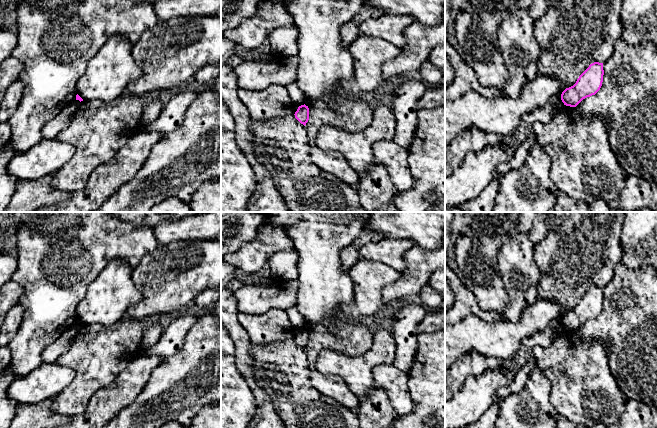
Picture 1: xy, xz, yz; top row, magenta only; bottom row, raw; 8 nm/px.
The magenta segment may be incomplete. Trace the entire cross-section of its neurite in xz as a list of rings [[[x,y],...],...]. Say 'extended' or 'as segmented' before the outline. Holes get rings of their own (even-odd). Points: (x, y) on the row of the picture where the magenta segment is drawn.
as segmented; [[[301,105],[298,107],[297,111],[295,112],[295,118],[304,126],[309,120],[309,108],[308,106]]]

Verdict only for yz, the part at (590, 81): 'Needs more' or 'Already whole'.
Already whole

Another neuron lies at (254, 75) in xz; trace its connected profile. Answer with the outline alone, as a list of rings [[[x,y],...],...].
[[[299,56],[242,61],[234,68],[239,88],[253,91],[273,84],[287,86],[296,82]]]

